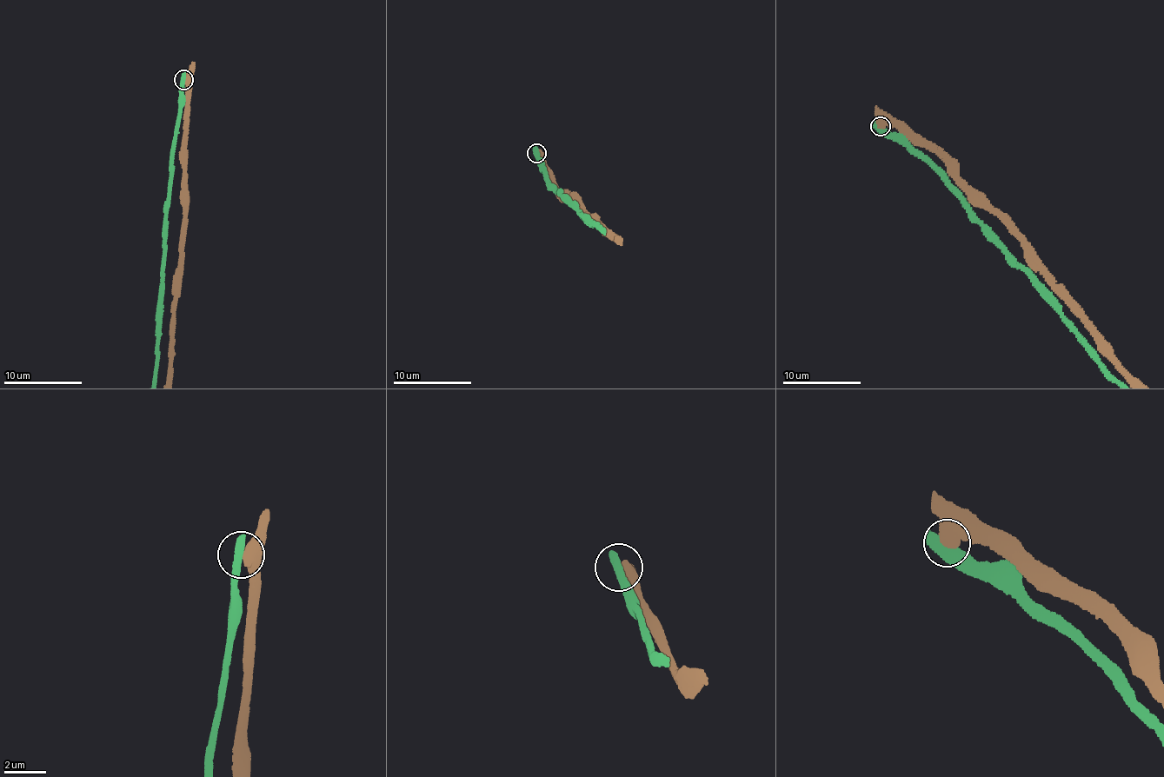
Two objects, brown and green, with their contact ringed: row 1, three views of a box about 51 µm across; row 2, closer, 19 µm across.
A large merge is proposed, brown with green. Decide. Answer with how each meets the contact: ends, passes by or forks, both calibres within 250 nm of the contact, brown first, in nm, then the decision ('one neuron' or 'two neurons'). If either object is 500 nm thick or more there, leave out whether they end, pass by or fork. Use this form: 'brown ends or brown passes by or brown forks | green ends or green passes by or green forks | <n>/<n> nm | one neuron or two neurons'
700/650 nm | two neurons

